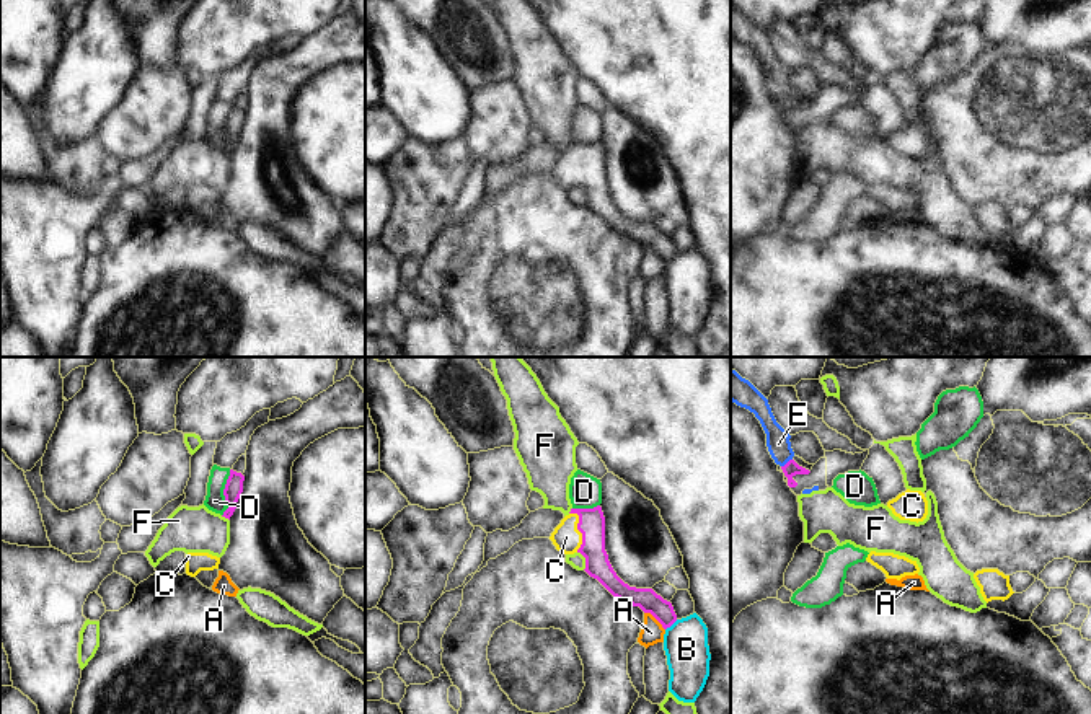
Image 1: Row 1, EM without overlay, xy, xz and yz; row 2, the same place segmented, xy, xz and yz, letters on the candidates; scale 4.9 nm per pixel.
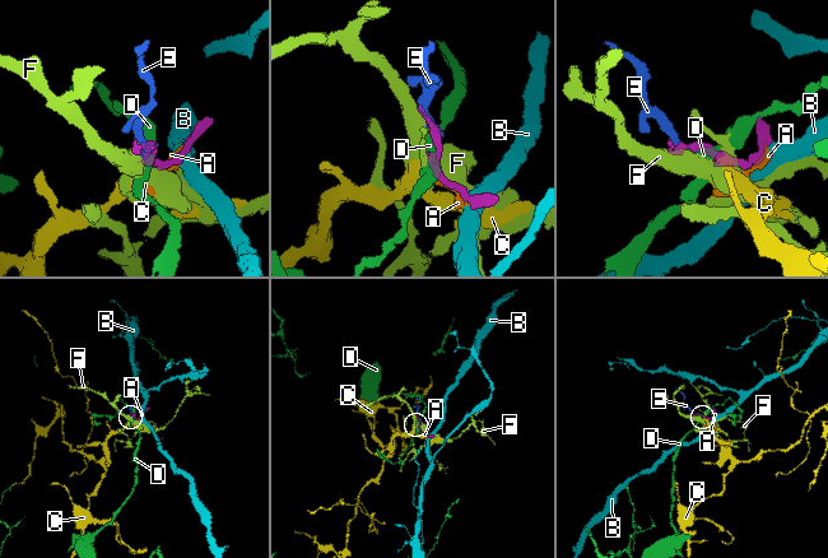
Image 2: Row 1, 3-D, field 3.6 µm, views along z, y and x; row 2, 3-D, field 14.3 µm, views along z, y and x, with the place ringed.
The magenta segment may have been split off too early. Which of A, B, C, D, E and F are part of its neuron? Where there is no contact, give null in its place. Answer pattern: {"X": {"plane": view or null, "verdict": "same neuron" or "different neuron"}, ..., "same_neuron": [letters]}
{"A": {"plane": "xz", "verdict": "different neuron"}, "B": {"plane": "xz", "verdict": "different neuron"}, "C": {"plane": "xz", "verdict": "same neuron"}, "D": {"plane": "xy", "verdict": "different neuron"}, "E": {"plane": "yz", "verdict": "same neuron"}, "F": {"plane": "xz", "verdict": "different neuron"}, "same_neuron": ["C", "E"]}

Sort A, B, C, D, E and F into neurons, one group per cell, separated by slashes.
A / B / C E / D / F

